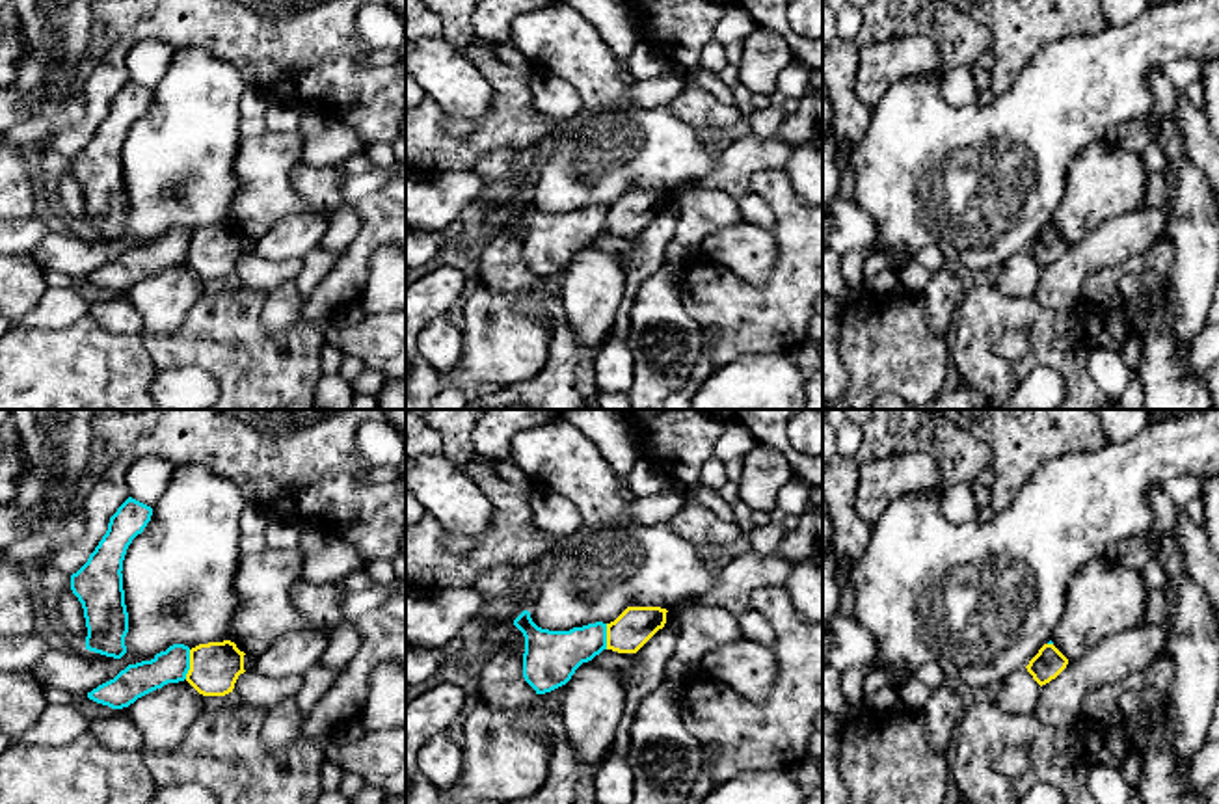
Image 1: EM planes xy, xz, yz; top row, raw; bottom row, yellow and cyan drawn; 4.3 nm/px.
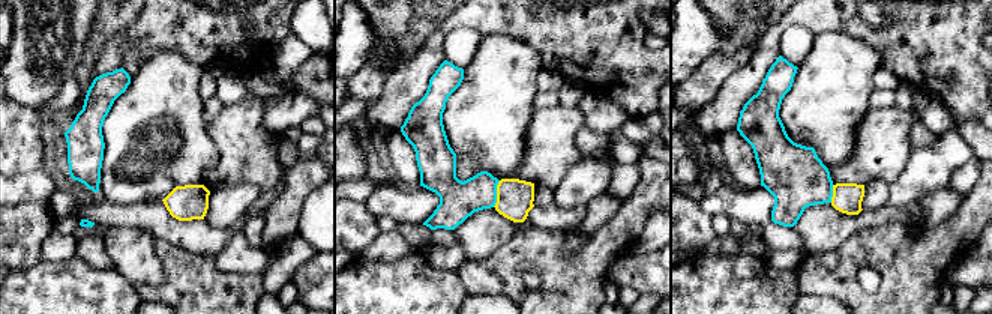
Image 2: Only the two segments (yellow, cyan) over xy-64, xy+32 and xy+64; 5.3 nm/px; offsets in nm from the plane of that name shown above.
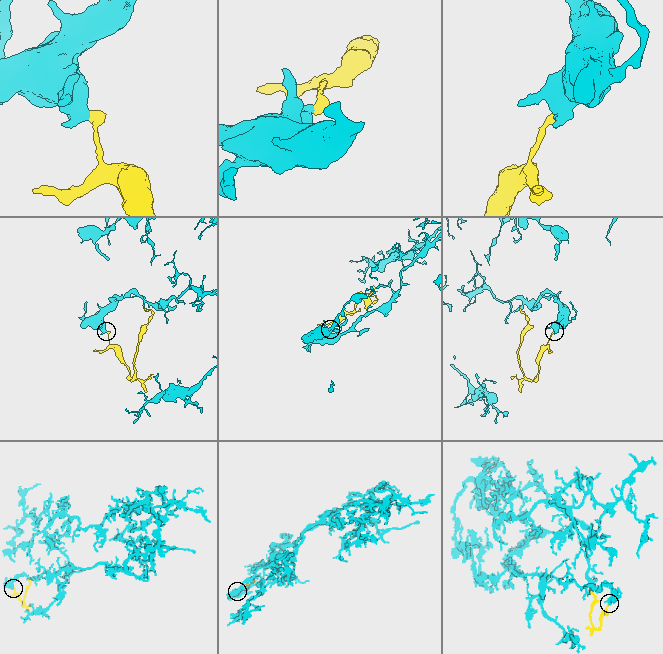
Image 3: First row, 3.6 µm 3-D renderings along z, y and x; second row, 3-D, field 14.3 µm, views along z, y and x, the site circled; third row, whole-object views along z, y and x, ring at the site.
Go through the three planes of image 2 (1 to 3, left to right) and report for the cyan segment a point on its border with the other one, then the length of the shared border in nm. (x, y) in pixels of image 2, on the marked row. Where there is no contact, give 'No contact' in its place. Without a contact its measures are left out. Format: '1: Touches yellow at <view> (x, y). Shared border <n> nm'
1: No contact
2: Touches yellow at xy+32 (497, 194). Shared border 150 nm
3: Touches yellow at xy+64 (833, 194). Shared border 100 nm

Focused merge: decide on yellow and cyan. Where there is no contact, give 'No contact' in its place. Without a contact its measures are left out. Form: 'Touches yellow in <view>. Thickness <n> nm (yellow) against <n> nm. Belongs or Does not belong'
Touches yellow in xy. Thickness 220 nm (yellow) against 140 nm. Does not belong

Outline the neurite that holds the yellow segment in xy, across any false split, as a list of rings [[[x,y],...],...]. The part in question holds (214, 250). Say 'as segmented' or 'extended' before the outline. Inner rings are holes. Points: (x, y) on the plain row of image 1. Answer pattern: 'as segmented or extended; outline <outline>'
as segmented; outline [[[231,223],[199,227],[190,233],[186,264],[203,279],[225,279],[246,255],[244,238]]]

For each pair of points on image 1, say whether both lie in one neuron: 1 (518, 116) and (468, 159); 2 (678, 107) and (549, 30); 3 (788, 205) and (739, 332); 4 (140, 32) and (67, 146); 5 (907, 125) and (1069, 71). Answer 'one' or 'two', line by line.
1: one
2: two
3: one
4: one
5: one

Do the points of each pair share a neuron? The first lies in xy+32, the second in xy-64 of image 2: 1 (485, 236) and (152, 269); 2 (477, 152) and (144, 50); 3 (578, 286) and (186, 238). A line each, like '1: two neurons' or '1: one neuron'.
1: one neuron
2: two neurons
3: two neurons

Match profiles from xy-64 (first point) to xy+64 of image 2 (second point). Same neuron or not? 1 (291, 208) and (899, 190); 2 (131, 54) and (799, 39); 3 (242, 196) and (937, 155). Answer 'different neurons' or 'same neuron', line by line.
1: different neurons
2: same neuron
3: same neuron

